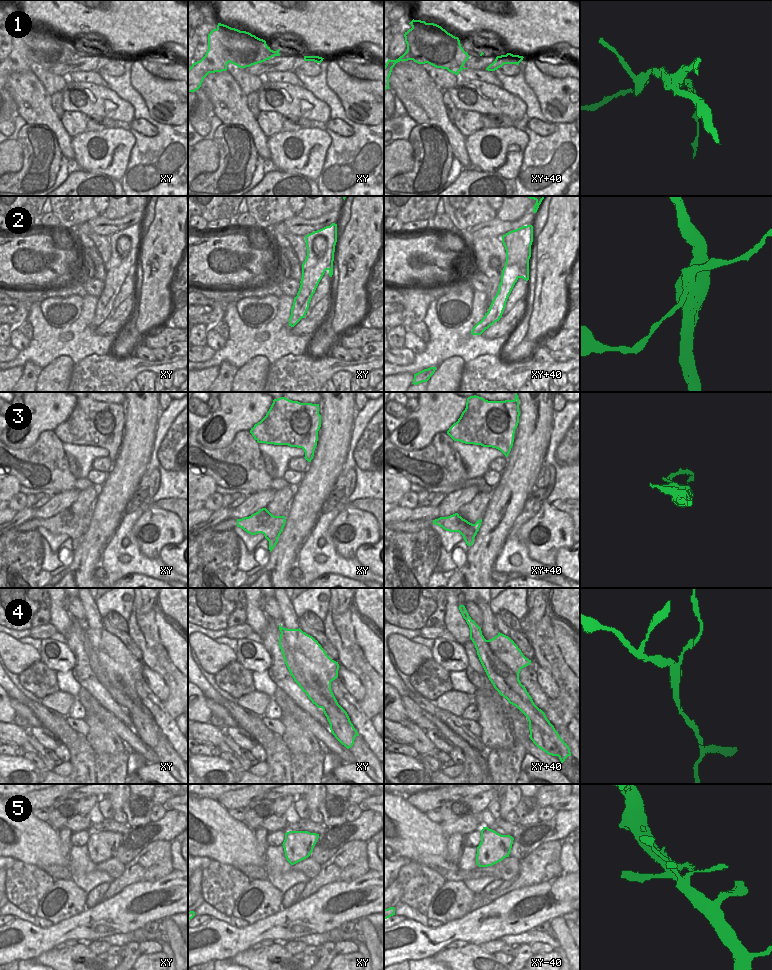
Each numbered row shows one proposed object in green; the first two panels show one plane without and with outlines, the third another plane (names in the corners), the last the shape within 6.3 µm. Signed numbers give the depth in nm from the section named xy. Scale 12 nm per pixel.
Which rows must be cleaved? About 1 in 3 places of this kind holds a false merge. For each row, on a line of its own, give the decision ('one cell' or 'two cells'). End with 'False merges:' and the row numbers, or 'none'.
1: two cells
2: two cells
3: two cells
4: two cells
5: one cell
False merges: 1, 2, 3, 4

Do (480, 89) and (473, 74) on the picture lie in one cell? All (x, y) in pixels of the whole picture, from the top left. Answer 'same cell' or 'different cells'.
different cells

